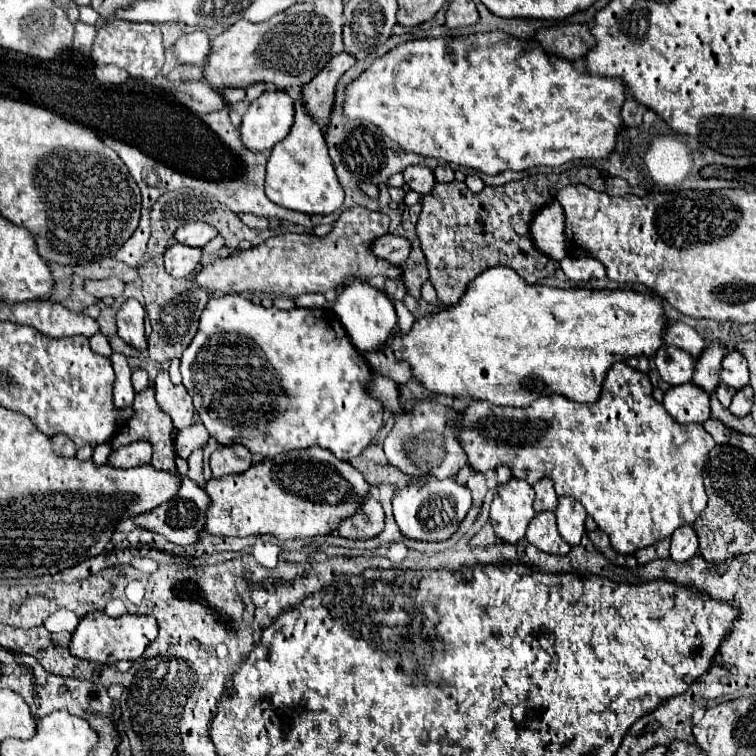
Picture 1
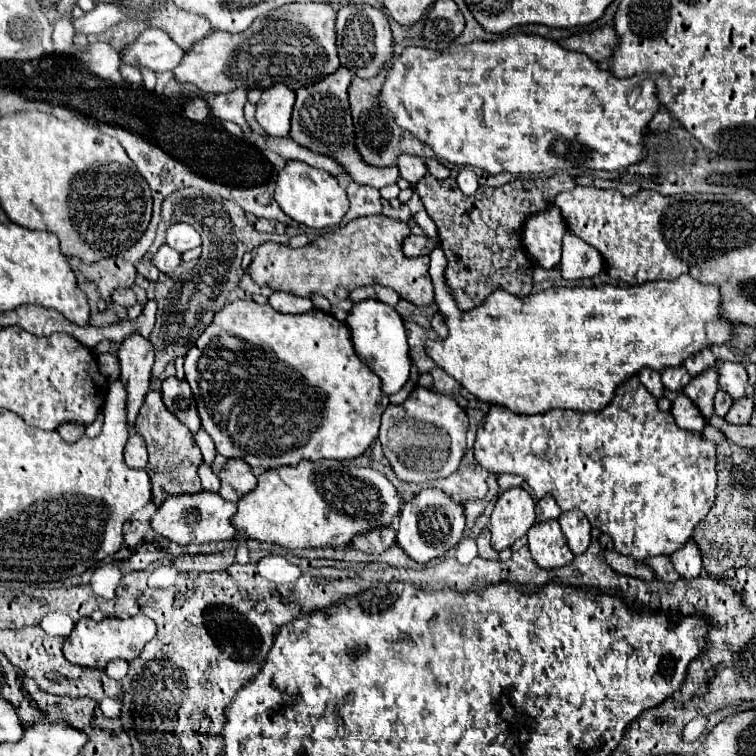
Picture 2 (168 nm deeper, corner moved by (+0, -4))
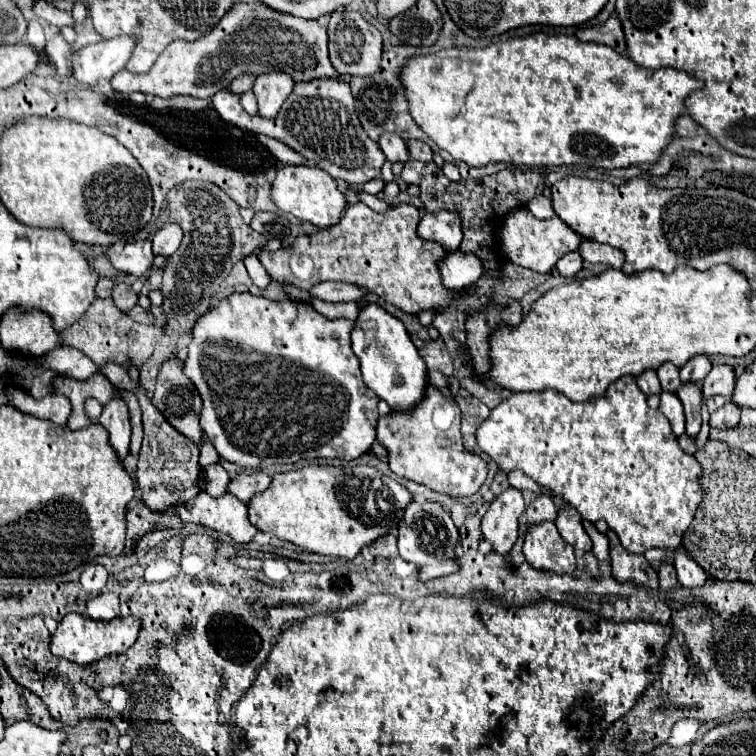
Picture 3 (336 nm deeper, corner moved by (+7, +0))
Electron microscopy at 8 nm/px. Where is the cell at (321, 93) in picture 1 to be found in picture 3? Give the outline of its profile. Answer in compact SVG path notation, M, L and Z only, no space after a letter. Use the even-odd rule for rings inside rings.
M320 78L310 82L294 84L292 94L282 104L278 116L274 120L264 120L260 116L248 116L240 106L240 97L230 94L226 88L216 92L212 104L222 120L234 124L242 130L252 130L258 134L266 134L288 144L292 150L302 154L308 164L320 166L334 180L342 180L346 184L366 184L372 178L380 178L380 170L386 162L384 152L376 142L372 142L362 130L358 116L354 112L354 102L350 94L350 86L346 78Z

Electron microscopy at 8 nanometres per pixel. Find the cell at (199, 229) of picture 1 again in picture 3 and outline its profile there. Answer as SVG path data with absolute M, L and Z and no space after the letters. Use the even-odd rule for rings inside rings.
M164 224L164 228L160 228L154 234L152 244L154 244L154 254L172 256L182 244L182 228L178 224Z

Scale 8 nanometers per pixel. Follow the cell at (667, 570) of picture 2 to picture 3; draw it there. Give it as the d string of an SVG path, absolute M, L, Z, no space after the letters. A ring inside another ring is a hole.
M662 564L658 568L658 582L660 582L660 590L670 590L678 584L678 578L676 578L676 570L672 564Z

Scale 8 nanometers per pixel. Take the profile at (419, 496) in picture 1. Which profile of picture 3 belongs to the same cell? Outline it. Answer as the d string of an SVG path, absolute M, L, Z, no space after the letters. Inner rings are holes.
M412 502L404 510L402 522L398 524L398 550L406 562L414 562L420 568L420 580L432 580L458 570L452 548L458 540L458 530L450 518L450 512L438 502Z

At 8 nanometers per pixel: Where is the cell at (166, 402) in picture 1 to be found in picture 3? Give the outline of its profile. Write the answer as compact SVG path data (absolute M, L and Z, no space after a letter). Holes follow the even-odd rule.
M170 358L162 364L156 382L156 408L164 418L192 442L200 442L200 394L194 384L182 374L182 362Z

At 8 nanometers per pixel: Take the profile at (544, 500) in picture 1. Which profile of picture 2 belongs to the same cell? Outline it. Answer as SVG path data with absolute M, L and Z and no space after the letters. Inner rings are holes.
M545 496L537 502L537 522L547 522L547 520L555 520L559 518L561 508L555 504L553 496Z

